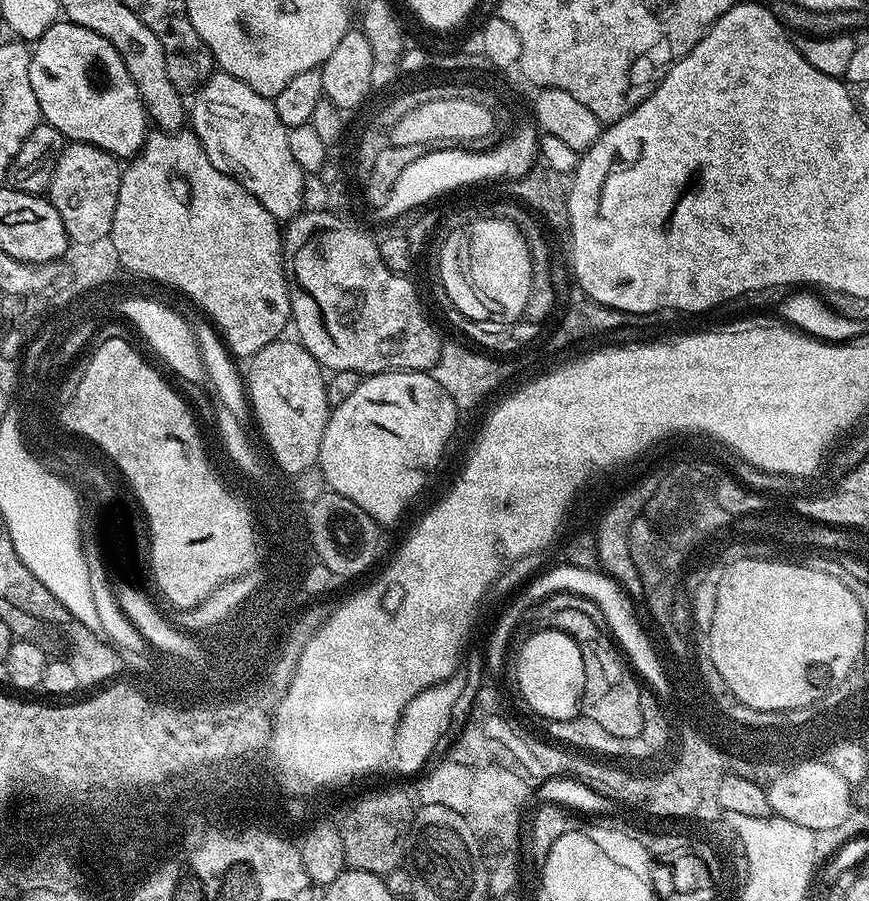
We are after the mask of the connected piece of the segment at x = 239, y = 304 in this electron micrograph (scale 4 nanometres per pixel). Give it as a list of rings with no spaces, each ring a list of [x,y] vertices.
[[[191,130],[179,132],[149,131],[147,140],[140,148],[140,153],[127,161],[126,167],[120,173],[118,186],[118,206],[114,210],[112,235],[119,249],[119,256],[123,258],[128,268],[146,272],[148,275],[160,277],[162,280],[171,281],[180,285],[185,291],[190,292],[199,301],[202,313],[214,325],[216,331],[223,339],[223,343],[233,357],[251,358],[270,342],[281,339],[285,335],[284,327],[289,327],[292,318],[290,294],[288,293],[288,272],[284,258],[284,237],[278,221],[271,216],[270,211],[247,189],[240,184],[234,176],[220,172],[210,164],[206,158],[206,151],[199,144],[198,138]]]

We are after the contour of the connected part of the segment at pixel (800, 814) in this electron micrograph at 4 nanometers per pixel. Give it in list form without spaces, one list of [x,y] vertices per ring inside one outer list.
[[[823,766],[789,771],[767,785],[766,789],[769,806],[776,816],[798,822],[798,826],[806,826],[818,834],[824,834],[831,828],[840,830],[853,807],[853,785],[840,779],[837,772],[828,772],[828,768]]]

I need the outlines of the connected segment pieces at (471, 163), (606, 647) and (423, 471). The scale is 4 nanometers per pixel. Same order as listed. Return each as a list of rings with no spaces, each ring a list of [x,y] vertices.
[[[518,116],[514,126],[508,134],[508,140],[501,139],[489,152],[469,152],[467,147],[457,146],[452,152],[446,153],[441,147],[425,151],[422,158],[410,162],[406,170],[402,170],[400,183],[396,184],[392,200],[387,206],[388,215],[402,210],[408,206],[426,200],[434,192],[451,188],[455,184],[463,184],[468,180],[477,180],[486,176],[490,181],[520,178],[530,171],[537,163],[539,157],[540,132],[535,119],[531,116]]]
[[[561,610],[544,614],[539,627],[553,628],[554,630],[565,628],[565,631],[570,634],[570,638],[574,638],[575,641],[581,644],[583,649],[584,693],[580,699],[580,712],[583,718],[598,723],[602,729],[614,734],[615,739],[635,739],[638,737],[645,722],[644,708],[640,705],[640,688],[642,689],[642,684],[635,671],[630,667],[629,661],[625,659],[619,647],[614,643],[611,635],[603,627],[595,625],[589,615],[582,614],[578,610]]]
[[[427,371],[422,372],[377,372],[368,374],[361,379],[358,390],[354,390],[345,402],[335,405],[329,413],[326,431],[322,436],[322,445],[319,447],[319,458],[317,460],[318,470],[321,470],[325,485],[333,492],[342,494],[343,497],[350,498],[368,516],[374,518],[379,525],[390,524],[396,521],[407,508],[408,504],[421,492],[426,484],[430,473],[438,464],[444,448],[452,434],[456,424],[456,414],[458,407],[455,400],[444,392],[442,386],[436,381],[432,374]]]

